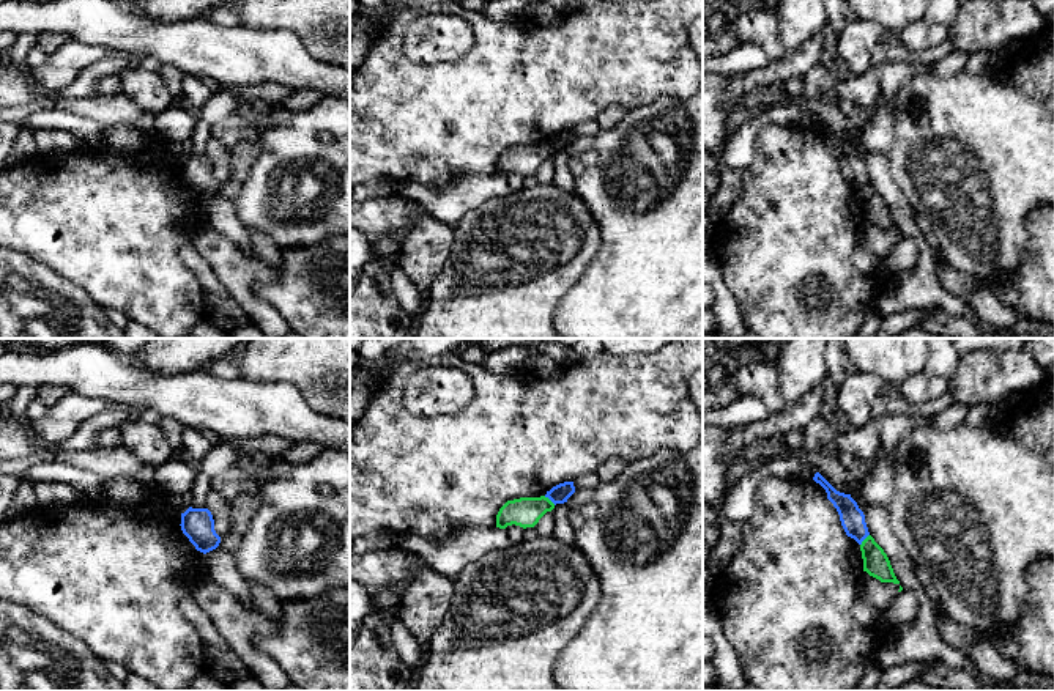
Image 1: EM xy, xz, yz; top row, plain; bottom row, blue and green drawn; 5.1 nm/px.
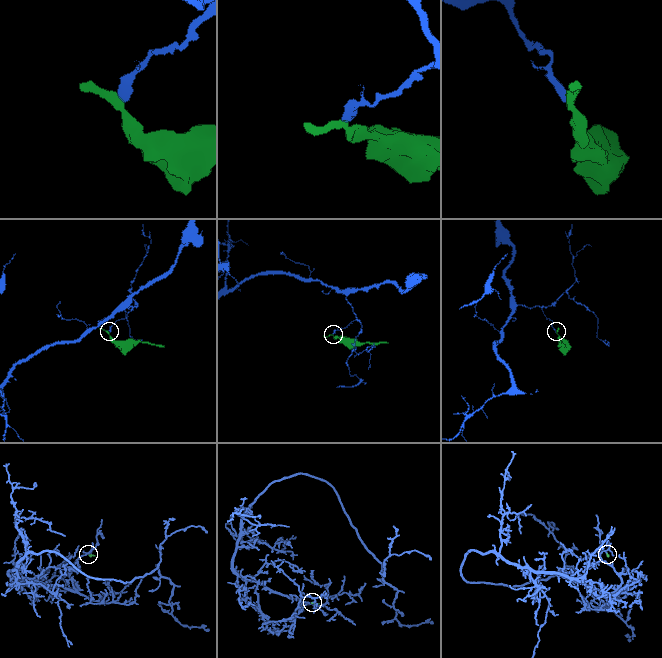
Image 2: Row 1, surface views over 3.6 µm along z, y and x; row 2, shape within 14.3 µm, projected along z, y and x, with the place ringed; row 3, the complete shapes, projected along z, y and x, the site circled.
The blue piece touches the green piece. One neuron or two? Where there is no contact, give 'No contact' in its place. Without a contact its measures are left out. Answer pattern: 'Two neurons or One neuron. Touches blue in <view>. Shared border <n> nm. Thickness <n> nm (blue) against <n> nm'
Two neurons. Touches blue in xz. Shared border 80 nm. Thickness 100 nm (blue) against 160 nm

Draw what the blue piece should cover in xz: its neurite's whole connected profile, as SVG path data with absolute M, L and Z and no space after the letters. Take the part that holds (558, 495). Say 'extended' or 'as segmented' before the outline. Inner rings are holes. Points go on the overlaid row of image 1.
as segmented; M564 482L556 486L553 486L550 491L547 491L545 497L548 497L555 505L564 504L567 499L575 493L573 482Z

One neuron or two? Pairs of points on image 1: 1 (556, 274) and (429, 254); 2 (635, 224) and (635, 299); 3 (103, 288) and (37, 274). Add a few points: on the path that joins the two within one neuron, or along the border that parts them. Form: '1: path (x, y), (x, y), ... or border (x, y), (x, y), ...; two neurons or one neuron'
1: border (454, 227), (451, 251), (429, 290); two neurons
2: path (635, 243), (635, 280); one neuron
3: border (41, 262), (76, 282), (100, 307); two neurons

